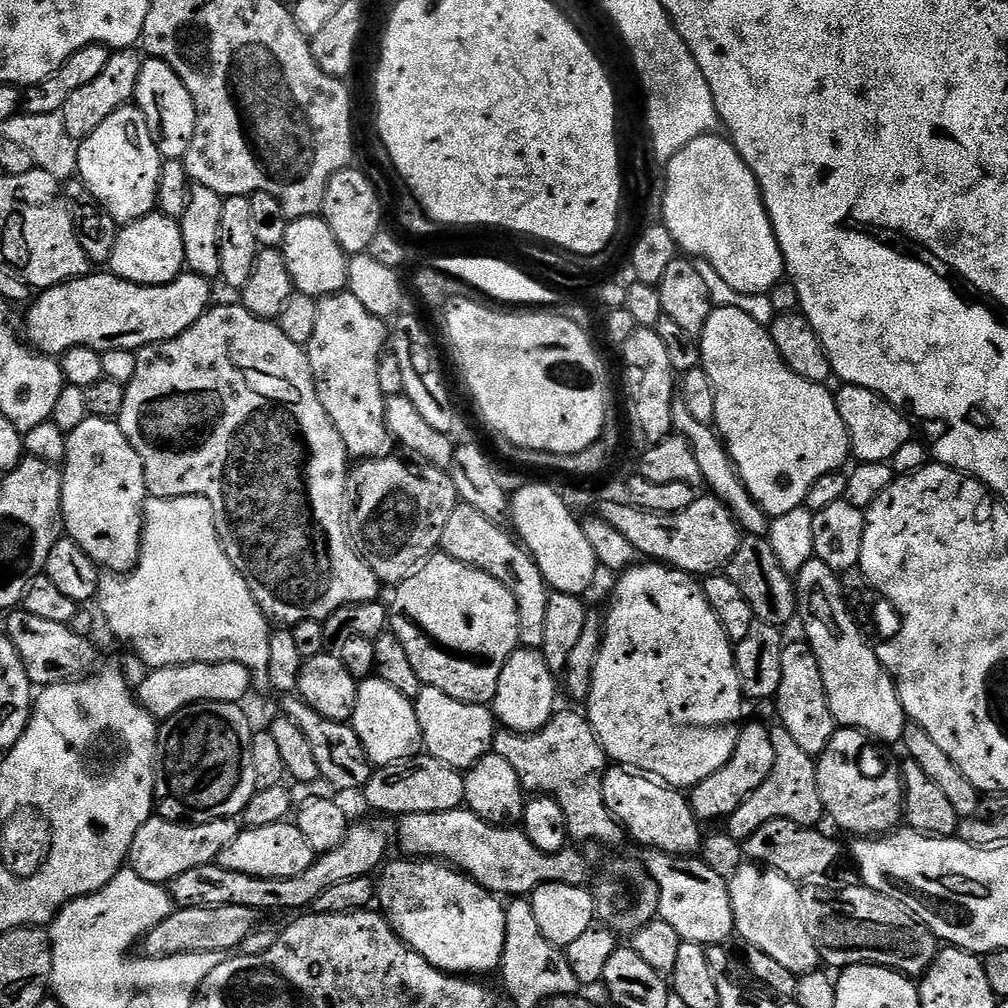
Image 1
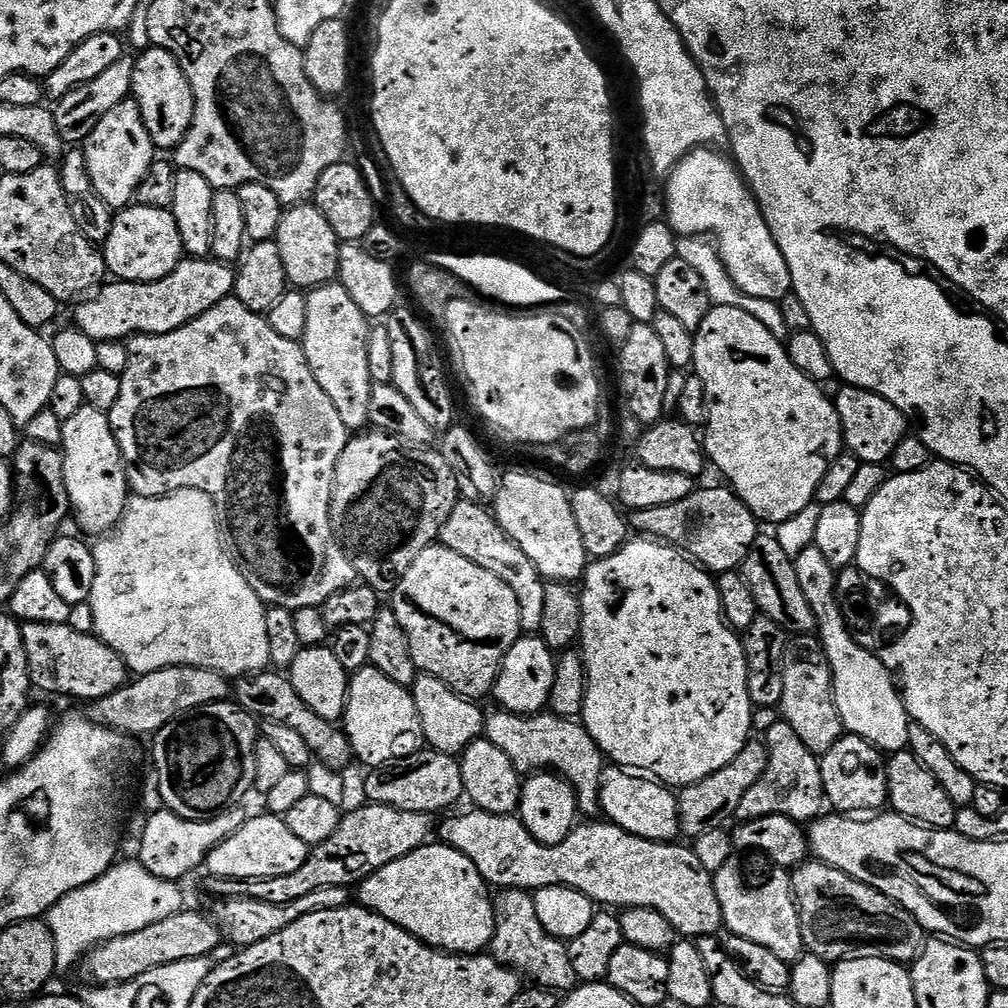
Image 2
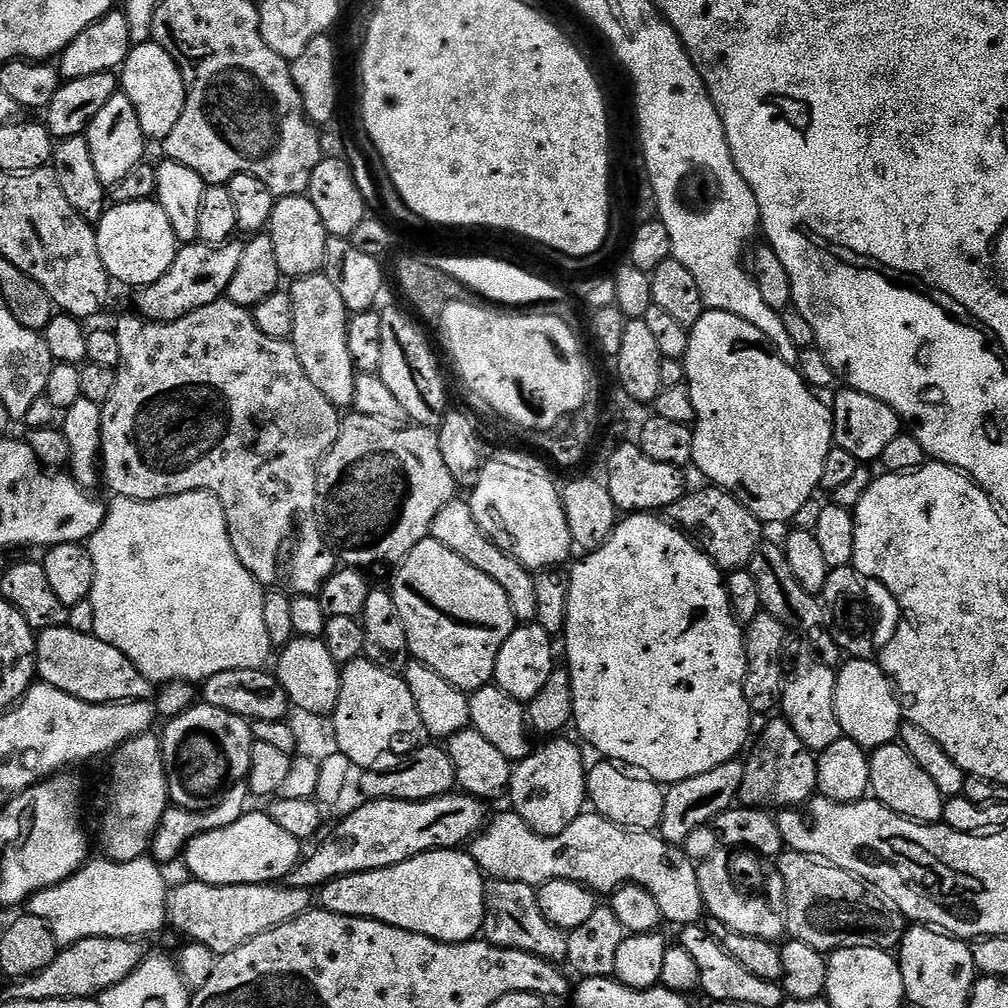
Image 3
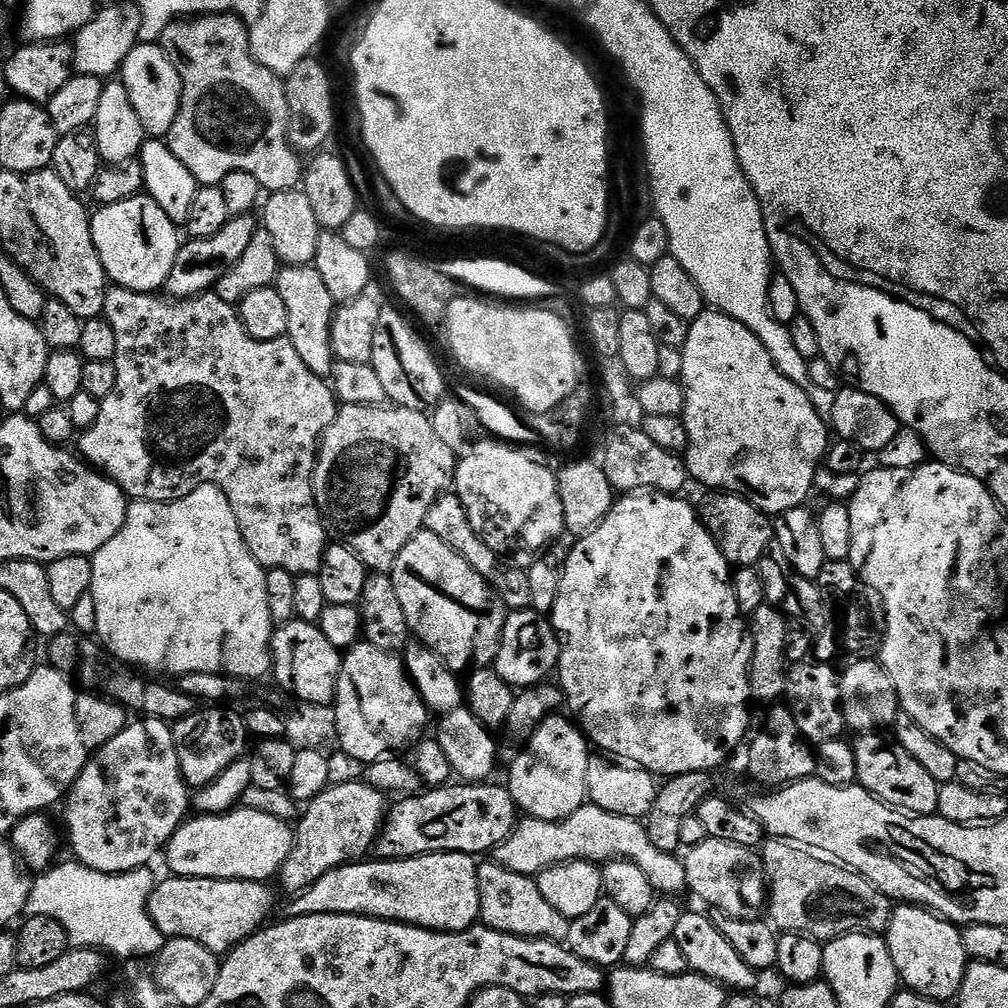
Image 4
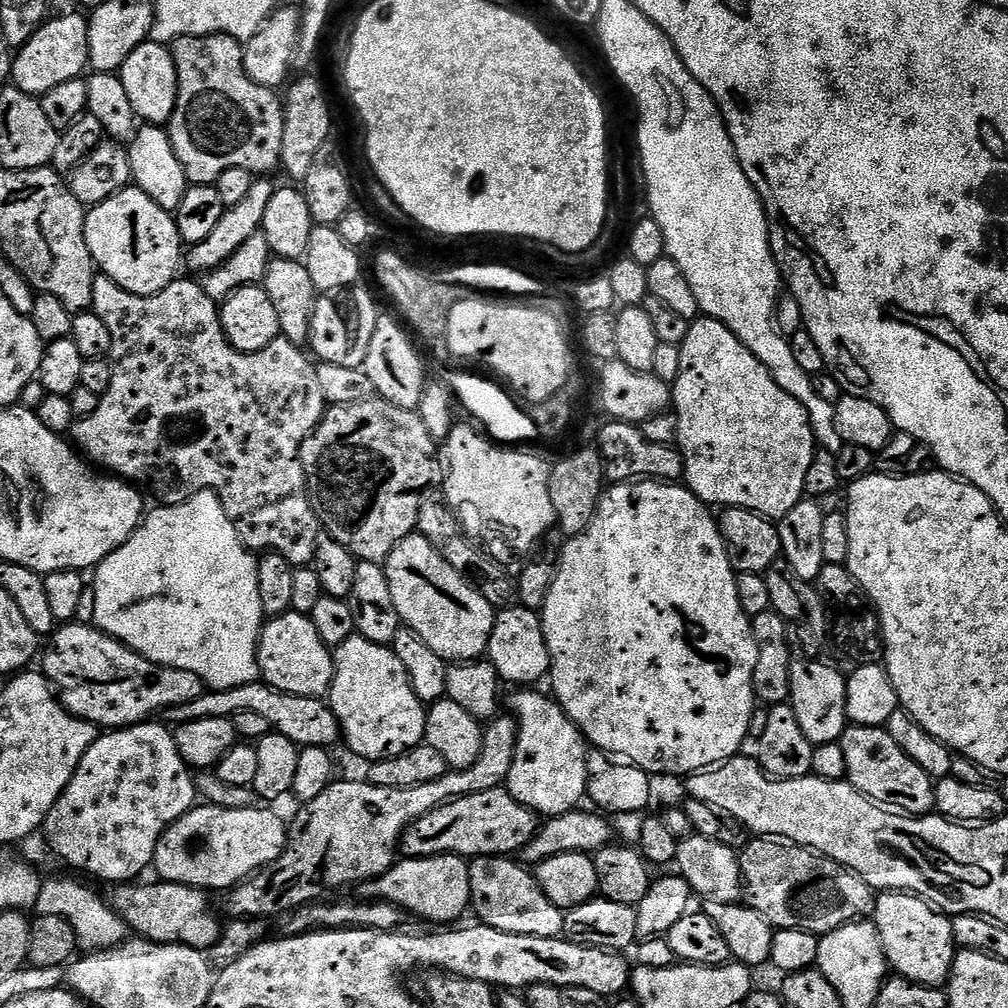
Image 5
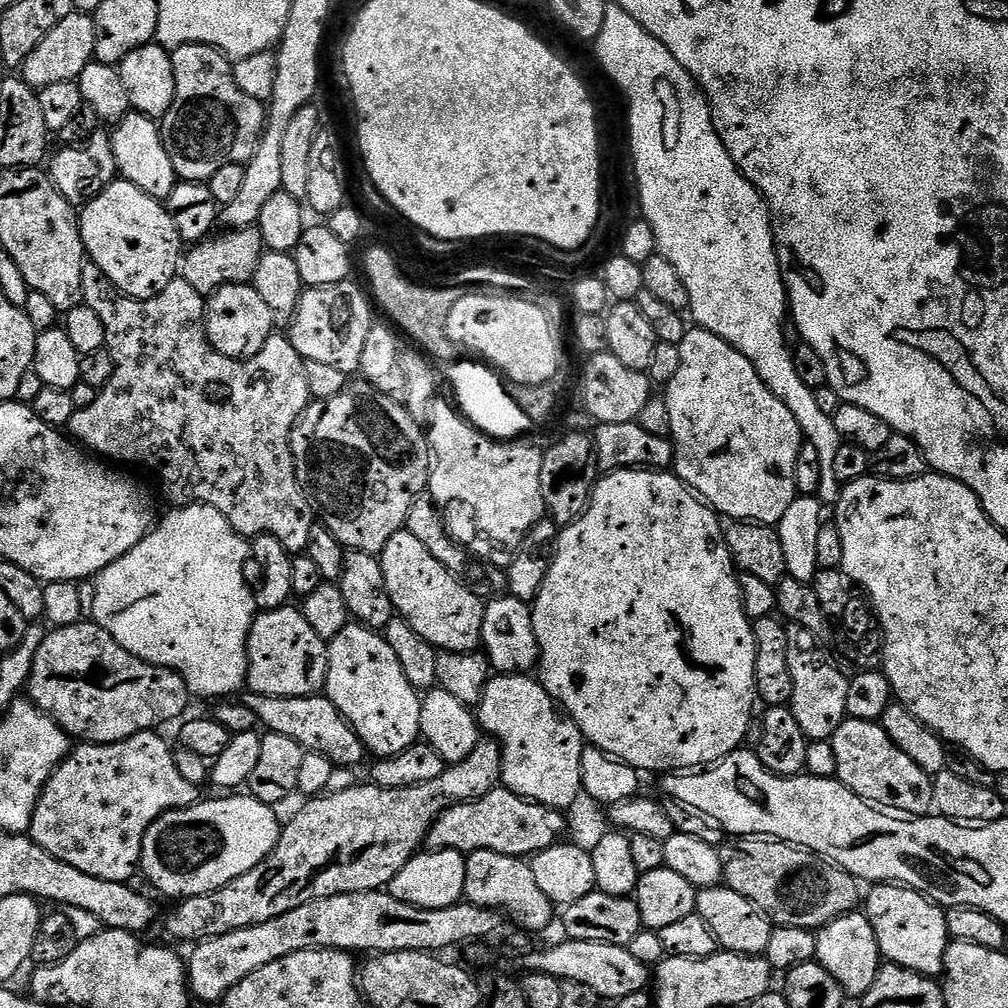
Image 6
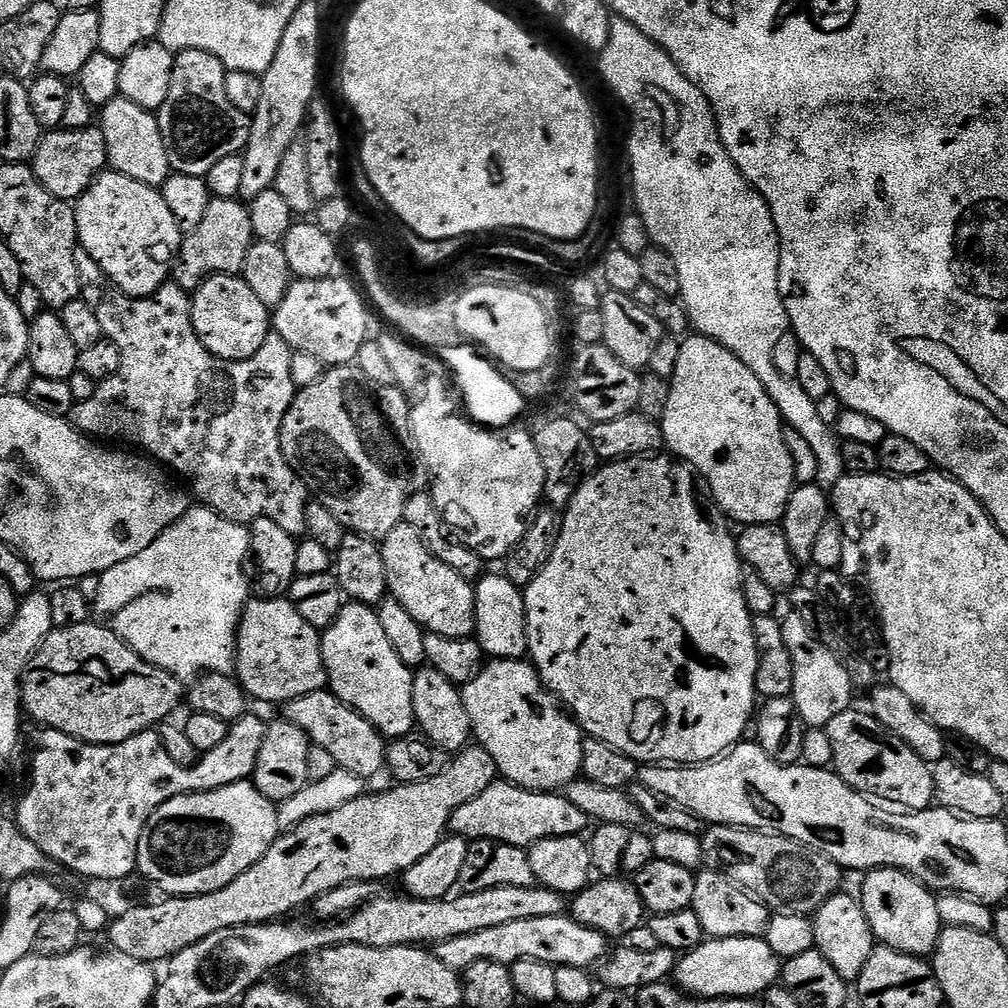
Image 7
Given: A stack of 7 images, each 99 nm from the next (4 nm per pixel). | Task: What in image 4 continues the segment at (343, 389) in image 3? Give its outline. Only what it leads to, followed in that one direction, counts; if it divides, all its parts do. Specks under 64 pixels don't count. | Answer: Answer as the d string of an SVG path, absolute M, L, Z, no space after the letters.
M284 266L276 276L275 288L282 294L282 302L286 302L288 315L287 340L298 350L298 358L306 362L306 366L314 374L328 378L332 375L334 357L330 330L332 329L332 313L338 304L333 300L330 290L326 290L326 282L322 282L322 274L318 274L315 266Z

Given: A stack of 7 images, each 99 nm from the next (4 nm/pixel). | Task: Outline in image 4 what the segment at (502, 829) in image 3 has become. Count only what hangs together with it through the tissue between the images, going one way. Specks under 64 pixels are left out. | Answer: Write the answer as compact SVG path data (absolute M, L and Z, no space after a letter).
M591 802L559 822L546 822L533 816L517 819L510 838L494 850L494 860L506 870L514 870L514 874L533 878L555 864L569 864L572 860L588 860L597 866L603 866L609 860L629 860L650 878L650 886L658 894L672 898L677 895L675 892L683 893L688 886L683 859L666 850L658 850L658 846L650 842L648 829L641 821L610 814Z

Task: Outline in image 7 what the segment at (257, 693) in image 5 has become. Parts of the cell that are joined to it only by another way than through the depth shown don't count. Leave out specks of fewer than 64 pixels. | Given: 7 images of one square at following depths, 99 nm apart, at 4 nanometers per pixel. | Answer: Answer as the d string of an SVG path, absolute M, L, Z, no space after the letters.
M321 690L302 698L294 698L283 705L282 716L306 733L315 747L330 750L337 768L350 770L350 774L358 774L365 782L371 781L371 776L385 771L385 737L380 735L373 724L366 722L358 710L346 706L346 702L339 700L332 691Z

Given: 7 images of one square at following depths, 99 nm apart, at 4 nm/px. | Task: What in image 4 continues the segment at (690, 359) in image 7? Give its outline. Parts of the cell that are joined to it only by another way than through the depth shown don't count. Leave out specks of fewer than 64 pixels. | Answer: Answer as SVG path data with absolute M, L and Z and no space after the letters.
M706 310L696 320L691 321L688 326L688 337L682 349L682 374L680 383L684 385L684 415L682 417L688 435L688 450L686 453L686 463L688 466L689 477L696 480L708 490L719 490L724 494L740 496L744 500L749 500L760 512L769 518L780 516L786 510L794 510L801 507L813 495L816 474L825 463L828 449L830 447L830 428L826 423L825 417L818 414L818 410L810 402L810 398L790 378L786 378L776 369L770 354L766 350L764 343L742 322L730 318L724 312Z

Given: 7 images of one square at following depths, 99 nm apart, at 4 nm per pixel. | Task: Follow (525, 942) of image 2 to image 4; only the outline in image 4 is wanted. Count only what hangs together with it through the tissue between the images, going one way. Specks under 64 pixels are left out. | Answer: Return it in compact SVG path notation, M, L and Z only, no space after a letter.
M495 862L481 863L476 873L480 879L480 920L483 927L527 940L567 941L572 921L558 914L558 910L542 898L542 890L538 890L533 877L514 874L514 870L506 870Z

